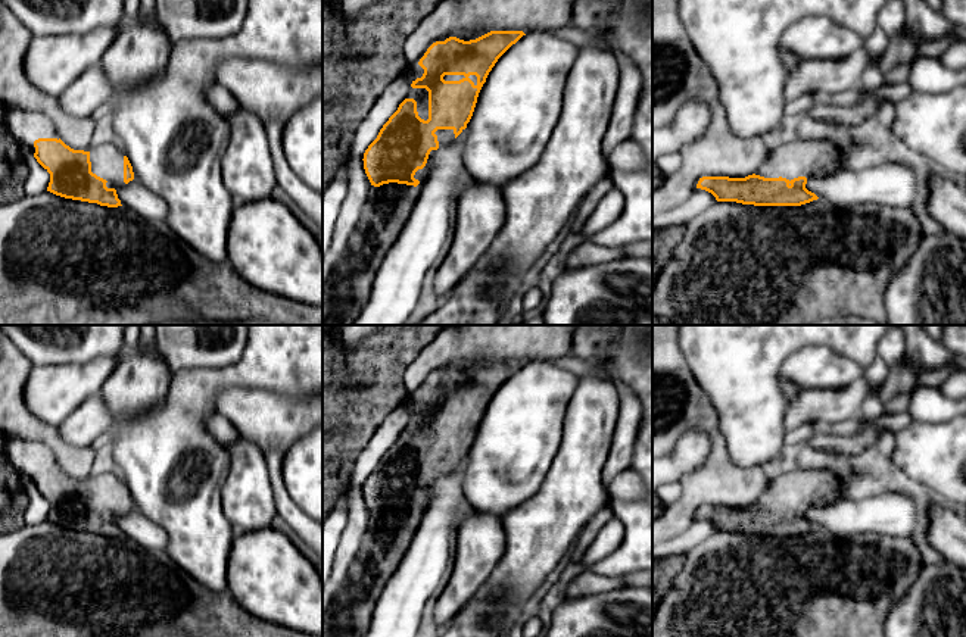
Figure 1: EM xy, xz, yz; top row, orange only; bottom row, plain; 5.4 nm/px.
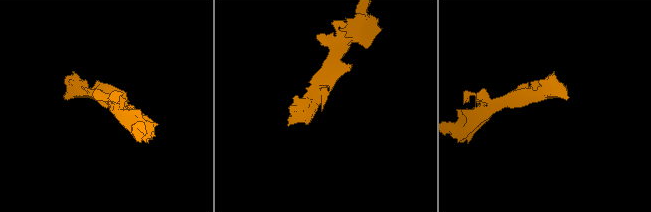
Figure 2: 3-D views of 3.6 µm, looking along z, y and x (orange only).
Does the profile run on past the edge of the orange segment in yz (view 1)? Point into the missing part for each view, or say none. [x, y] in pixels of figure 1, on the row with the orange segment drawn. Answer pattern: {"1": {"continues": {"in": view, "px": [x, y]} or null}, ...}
{"1": {"continues": {"in": "yz", "px": [809, 158]}}}

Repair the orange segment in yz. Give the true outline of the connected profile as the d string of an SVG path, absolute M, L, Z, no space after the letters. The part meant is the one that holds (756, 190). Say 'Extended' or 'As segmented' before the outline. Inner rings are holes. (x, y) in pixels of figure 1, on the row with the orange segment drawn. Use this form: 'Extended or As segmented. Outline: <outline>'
Extended. Outline: M836 140L780 143L760 169L745 178L702 177L697 188L711 193L717 202L754 206L801 206L819 197L805 188L811 178L833 175L844 163Z

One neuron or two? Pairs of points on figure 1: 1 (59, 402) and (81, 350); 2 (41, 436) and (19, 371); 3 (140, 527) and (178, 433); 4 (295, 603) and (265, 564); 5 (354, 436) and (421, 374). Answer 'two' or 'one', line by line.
1: two
2: one
3: two
4: one
5: two

